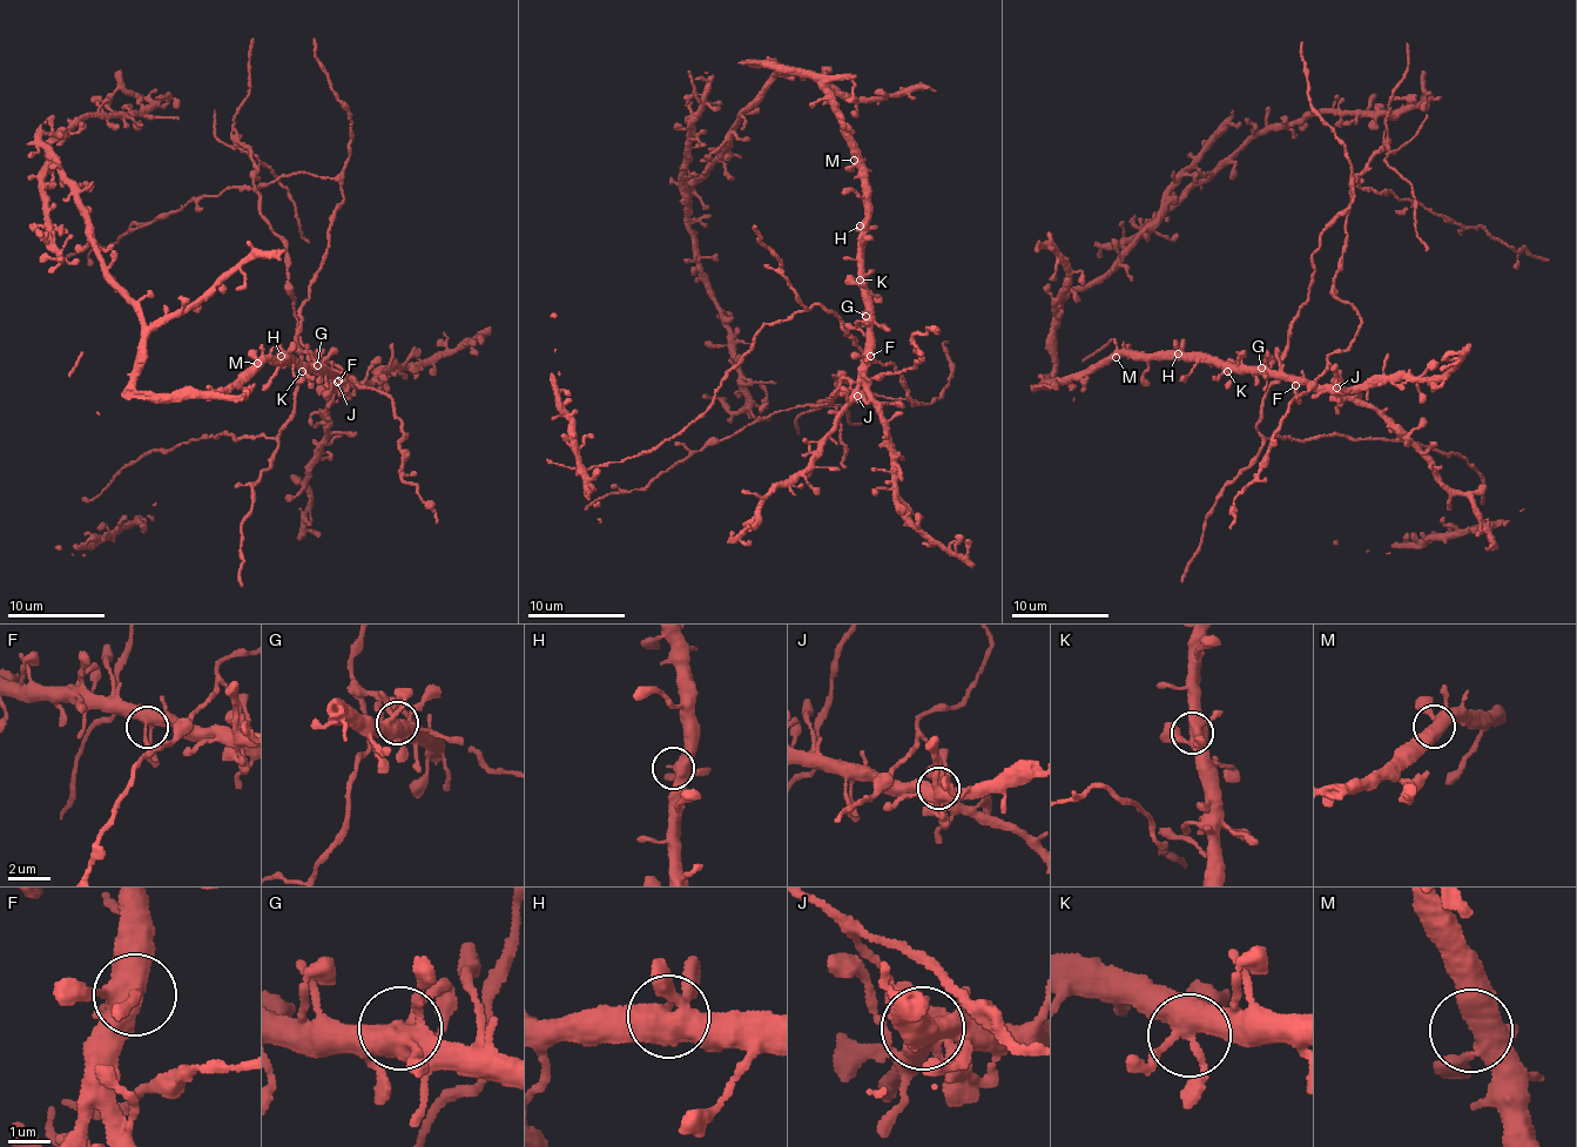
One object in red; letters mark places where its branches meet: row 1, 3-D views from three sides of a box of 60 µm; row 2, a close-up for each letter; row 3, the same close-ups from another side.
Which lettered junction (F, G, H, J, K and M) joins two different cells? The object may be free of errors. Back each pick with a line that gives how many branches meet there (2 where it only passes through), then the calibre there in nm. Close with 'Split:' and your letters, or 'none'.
J: 6 branches meet; 400 nm thick
Split: J

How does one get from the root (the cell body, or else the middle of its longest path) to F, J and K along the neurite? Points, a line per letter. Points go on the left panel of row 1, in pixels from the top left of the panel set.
F: (263, 362), (291, 358), (295, 362), (329, 369), (338, 380)
J: (263, 362), (291, 358), (295, 362), (318, 365), (336, 373), (341, 379), (339, 384), (338, 382)
K: (263, 362), (291, 358), (298, 362), (302, 371)

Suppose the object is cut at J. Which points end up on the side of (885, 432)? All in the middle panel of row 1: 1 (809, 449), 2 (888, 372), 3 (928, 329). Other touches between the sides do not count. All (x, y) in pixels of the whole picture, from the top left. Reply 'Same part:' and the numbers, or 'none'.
Same part: 1

